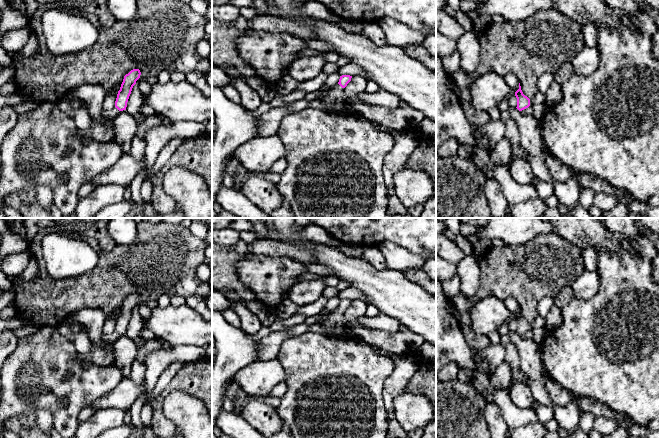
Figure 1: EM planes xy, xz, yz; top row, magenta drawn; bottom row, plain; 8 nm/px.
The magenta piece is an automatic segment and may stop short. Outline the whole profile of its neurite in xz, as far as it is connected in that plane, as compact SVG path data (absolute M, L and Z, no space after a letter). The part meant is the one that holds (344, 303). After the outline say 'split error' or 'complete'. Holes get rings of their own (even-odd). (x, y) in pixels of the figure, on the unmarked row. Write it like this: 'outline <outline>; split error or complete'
outline M350 299L340 300L339 306L330 312L327 318L319 322L320 327L325 331L331 330L332 328L346 327L344 323L344 312L351 305L351 302L352 300Z; split error

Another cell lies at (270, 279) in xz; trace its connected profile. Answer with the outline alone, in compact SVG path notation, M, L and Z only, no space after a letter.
M248 252L237 263L240 282L254 293L255 300L269 308L277 308L288 299L292 281L306 273L306 264L290 257Z

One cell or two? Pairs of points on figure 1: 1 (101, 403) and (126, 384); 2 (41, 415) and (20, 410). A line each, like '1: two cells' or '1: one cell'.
1: one cell
2: two cells

